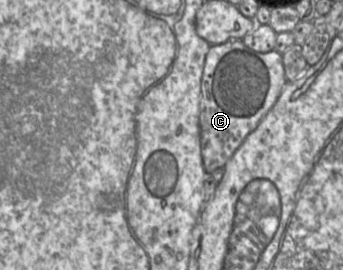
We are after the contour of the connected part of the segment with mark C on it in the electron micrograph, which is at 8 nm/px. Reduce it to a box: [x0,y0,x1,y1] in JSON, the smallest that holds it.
[199,39,286,173]

